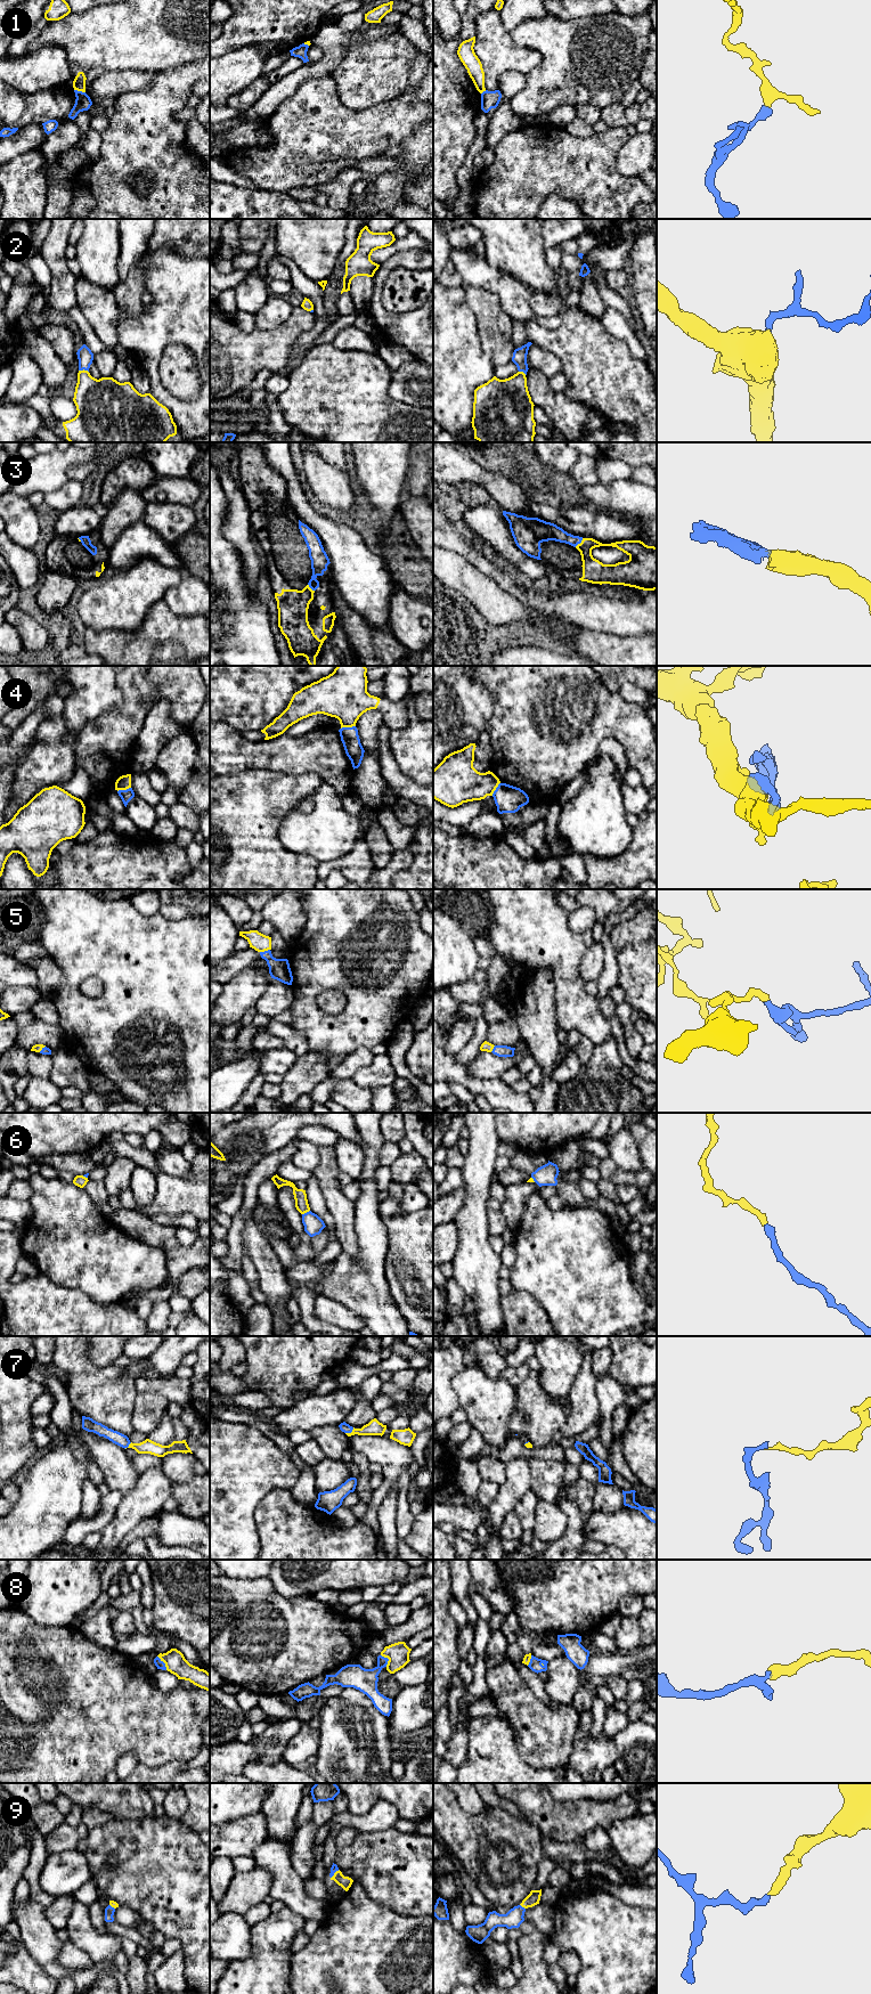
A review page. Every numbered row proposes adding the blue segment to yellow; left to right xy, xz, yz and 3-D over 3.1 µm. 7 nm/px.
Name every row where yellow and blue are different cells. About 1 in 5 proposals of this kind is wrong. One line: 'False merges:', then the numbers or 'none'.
False merges: 1, 4

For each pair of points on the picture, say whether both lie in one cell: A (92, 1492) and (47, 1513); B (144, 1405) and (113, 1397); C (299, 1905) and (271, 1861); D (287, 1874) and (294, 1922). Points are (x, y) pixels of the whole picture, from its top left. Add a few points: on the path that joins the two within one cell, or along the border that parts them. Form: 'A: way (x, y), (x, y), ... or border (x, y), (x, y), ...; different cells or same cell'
A: border (87, 1478), (82, 1486), (82, 1503), (79, 1516); different cells
B: border (138, 1393), (131, 1416), (131, 1425), (135, 1430); different cells
C: way (294, 1894), (294, 1889), (285, 1880), (283, 1872); same cell
D: border (285, 1905), (306, 1920); different cells

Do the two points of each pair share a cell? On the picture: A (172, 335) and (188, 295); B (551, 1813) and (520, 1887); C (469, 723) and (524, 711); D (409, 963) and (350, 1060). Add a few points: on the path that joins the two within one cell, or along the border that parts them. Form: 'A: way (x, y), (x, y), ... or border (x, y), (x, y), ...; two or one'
A: way (172, 325), (172, 322), (188, 306); one
B: border (523, 1817), (531, 1822), (543, 1836); two
C: border (493, 693), (494, 709), (485, 730); two
D: border (369, 1048), (357, 1048), (344, 1057); two

